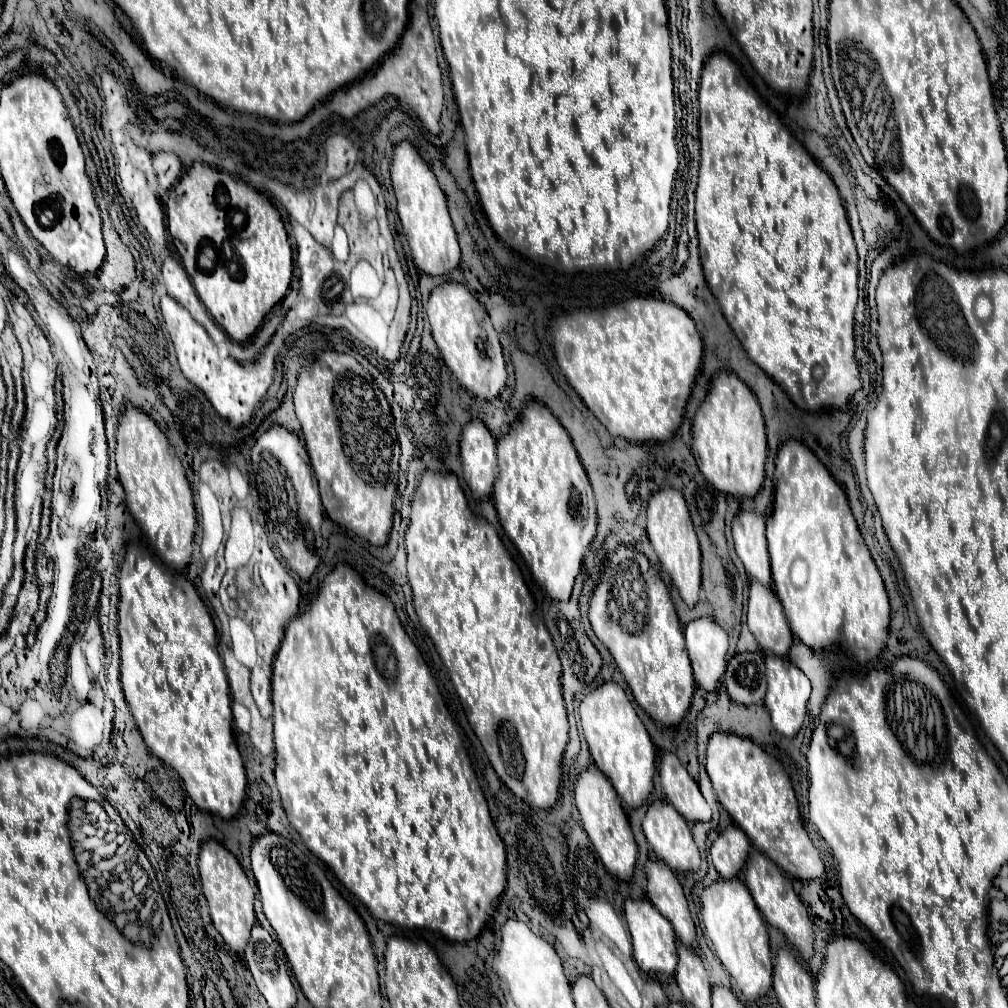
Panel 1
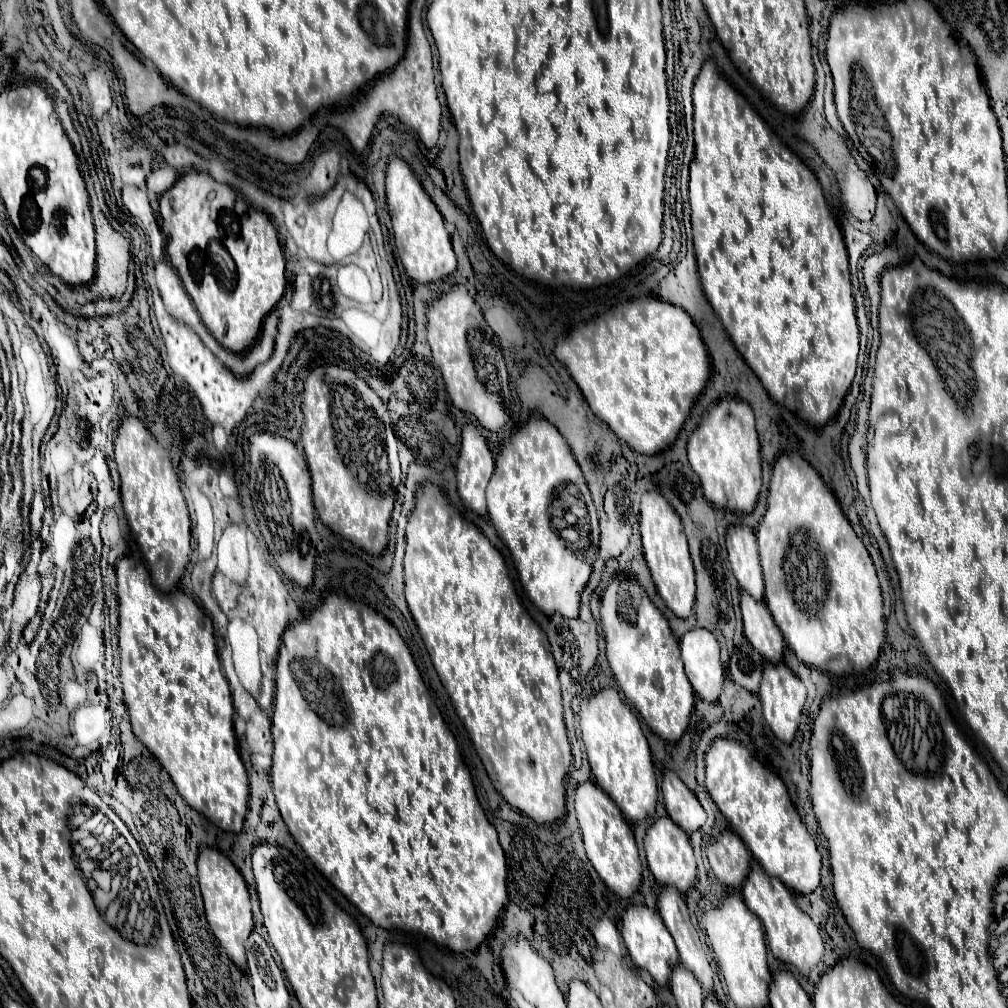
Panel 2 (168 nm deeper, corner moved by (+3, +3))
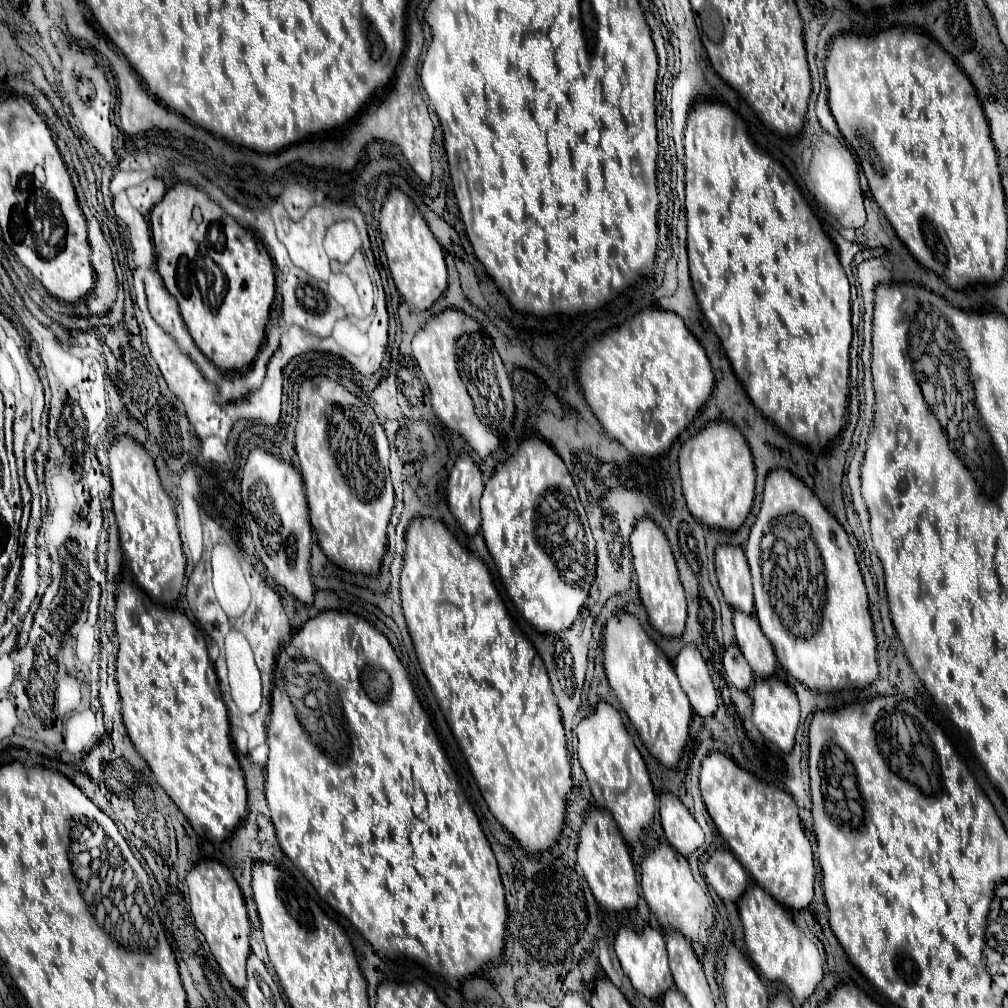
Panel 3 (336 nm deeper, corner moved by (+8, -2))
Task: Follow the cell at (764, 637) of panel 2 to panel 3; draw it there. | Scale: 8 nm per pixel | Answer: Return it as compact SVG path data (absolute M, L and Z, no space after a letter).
M735 611L733 625L735 625L737 645L741 647L753 673L757 677L771 677L775 673L777 657L769 639L761 631L757 619L753 615L745 615L743 611Z

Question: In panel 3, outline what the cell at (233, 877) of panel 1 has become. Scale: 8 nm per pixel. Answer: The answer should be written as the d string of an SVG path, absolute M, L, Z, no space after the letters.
M203 859L189 871L187 885L191 895L191 915L195 927L203 933L205 941L209 943L209 949L215 955L223 975L231 981L235 989L241 991L245 987L245 963L251 953L249 945L251 923L237 881L233 879L231 871L219 861Z

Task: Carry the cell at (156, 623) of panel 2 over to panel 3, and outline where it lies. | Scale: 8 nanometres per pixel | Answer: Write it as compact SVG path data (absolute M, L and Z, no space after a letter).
M125 581L117 583L115 633L119 637L117 685L129 739L151 767L157 783L189 819L195 833L209 841L225 841L247 815L247 789L241 765L233 753L227 707L209 663L205 641L195 637L197 629L183 613L159 611L145 591Z

